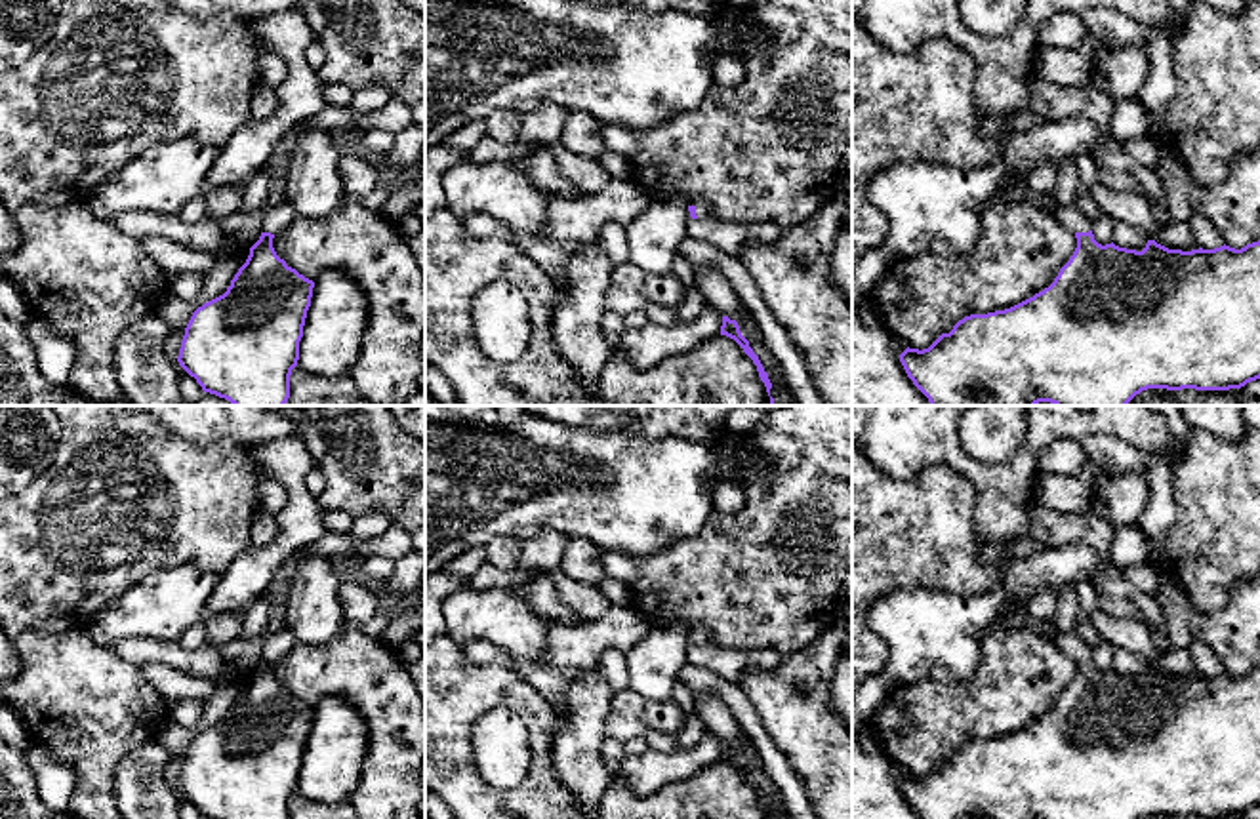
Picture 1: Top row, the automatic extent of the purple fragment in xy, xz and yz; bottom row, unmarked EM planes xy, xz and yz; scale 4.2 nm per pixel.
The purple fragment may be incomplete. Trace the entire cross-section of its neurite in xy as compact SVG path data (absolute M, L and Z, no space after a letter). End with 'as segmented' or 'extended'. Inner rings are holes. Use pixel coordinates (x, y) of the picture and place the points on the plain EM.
M288 625L269 634L263 659L227 718L193 739L177 789L204 819L290 819L290 802L299 787L299 768L315 709L276 682L273 665L295 644L297 638Z; extended

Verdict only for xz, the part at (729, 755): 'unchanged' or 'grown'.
unchanged

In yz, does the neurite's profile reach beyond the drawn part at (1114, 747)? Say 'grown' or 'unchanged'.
grown

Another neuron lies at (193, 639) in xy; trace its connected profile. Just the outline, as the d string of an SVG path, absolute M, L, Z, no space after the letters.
M204 621L193 625L189 630L185 630L177 644L187 649L187 651L194 651L202 646L208 644L208 636L206 636L206 627L204 627Z

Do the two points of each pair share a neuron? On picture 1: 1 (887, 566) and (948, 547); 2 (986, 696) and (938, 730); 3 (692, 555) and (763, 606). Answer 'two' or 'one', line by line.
1: one
2: one
3: one

